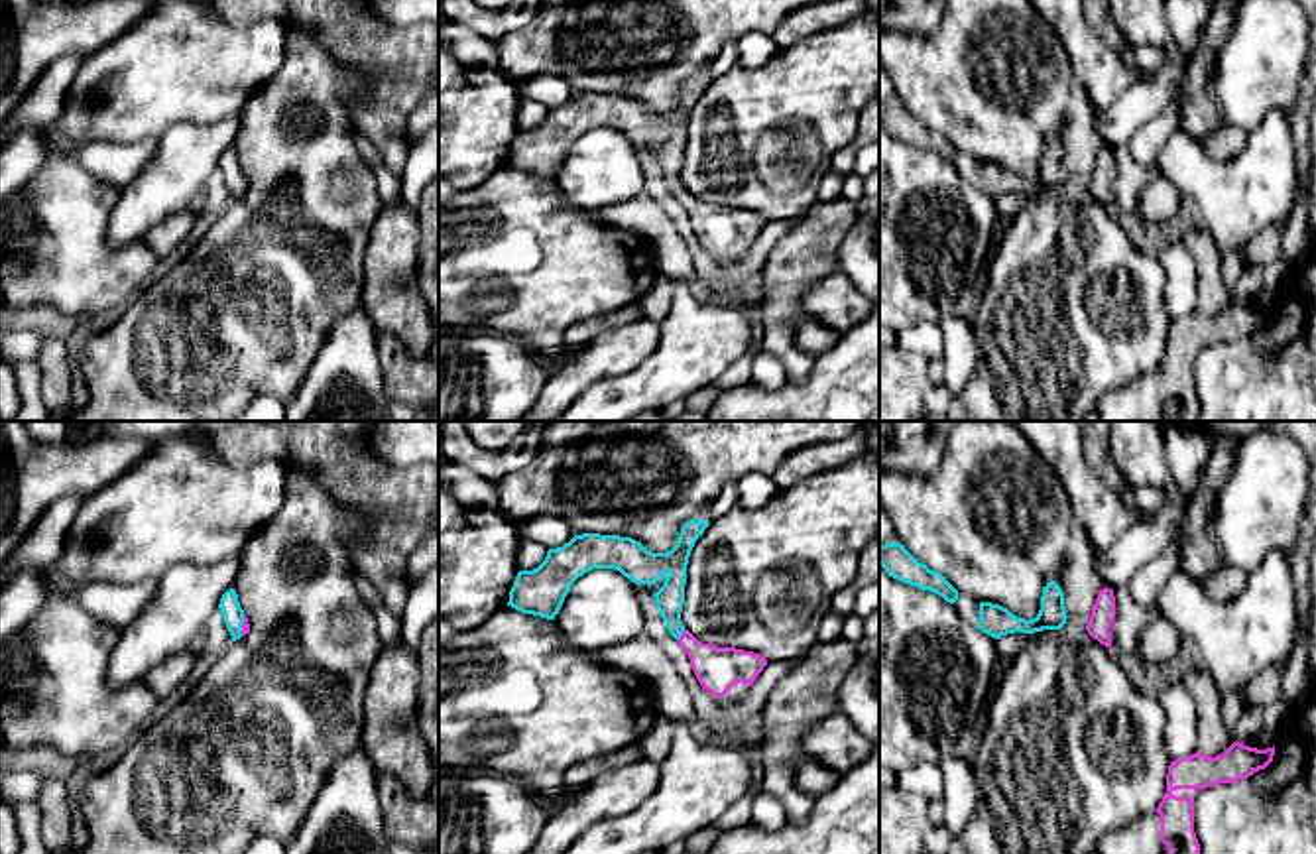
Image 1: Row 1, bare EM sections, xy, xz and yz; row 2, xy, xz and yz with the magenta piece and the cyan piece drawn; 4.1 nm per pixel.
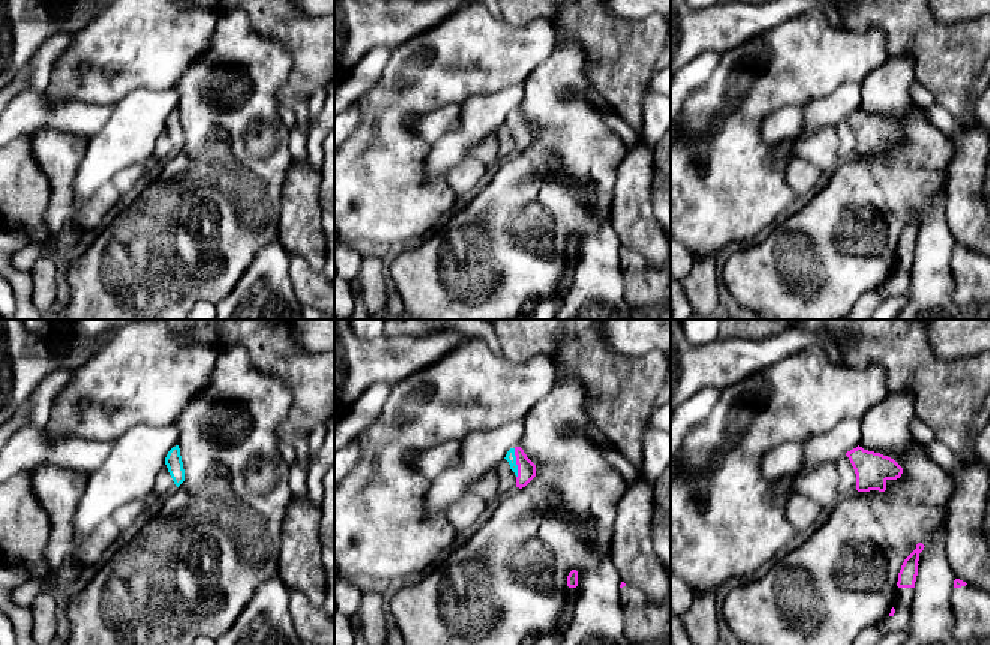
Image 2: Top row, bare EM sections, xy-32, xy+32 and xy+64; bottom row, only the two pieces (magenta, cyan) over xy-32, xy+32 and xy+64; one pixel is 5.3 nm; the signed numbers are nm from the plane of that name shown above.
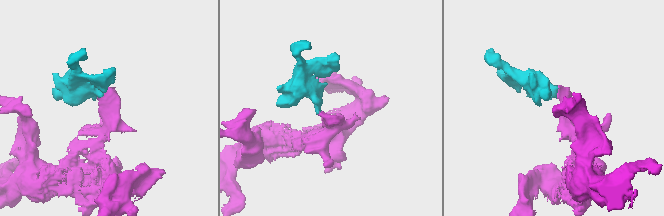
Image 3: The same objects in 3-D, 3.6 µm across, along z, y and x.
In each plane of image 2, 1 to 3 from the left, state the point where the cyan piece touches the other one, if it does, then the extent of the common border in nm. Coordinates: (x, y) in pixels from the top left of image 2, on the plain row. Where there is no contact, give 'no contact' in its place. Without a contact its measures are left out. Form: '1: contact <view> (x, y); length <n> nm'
1: no contact
2: contact xy+32 (516, 128); length 160 nm
3: no contact

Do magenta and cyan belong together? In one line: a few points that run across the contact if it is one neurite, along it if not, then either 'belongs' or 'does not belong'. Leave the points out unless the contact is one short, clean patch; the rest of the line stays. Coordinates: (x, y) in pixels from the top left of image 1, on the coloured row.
line xz (718, 670), (681, 636), (671, 616), (669, 599); belongs

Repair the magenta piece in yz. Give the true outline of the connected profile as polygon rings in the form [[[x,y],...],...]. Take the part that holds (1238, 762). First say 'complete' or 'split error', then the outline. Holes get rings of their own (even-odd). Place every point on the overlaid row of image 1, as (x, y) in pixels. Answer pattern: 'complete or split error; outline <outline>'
split error; outline [[[1233,742],[1222,756],[1200,752],[1170,762],[1166,793],[1157,811],[1127,828],[1106,834],[1098,854],[1200,854],[1194,832],[1194,799],[1202,789],[1247,779],[1265,769],[1275,746],[1257,750]]]

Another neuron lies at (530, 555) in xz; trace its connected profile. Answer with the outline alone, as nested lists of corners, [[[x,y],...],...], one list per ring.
[[[521,539],[517,551],[517,569],[519,571],[533,571],[537,569],[547,557],[547,549],[537,541]]]

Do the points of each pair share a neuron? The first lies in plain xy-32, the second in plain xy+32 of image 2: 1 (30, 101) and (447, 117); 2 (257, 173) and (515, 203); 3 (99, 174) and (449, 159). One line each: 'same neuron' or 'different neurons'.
1: same neuron
2: same neuron
3: same neuron

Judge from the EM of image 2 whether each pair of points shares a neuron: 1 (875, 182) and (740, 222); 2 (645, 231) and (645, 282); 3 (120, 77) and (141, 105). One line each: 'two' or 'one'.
1: two
2: two
3: two

